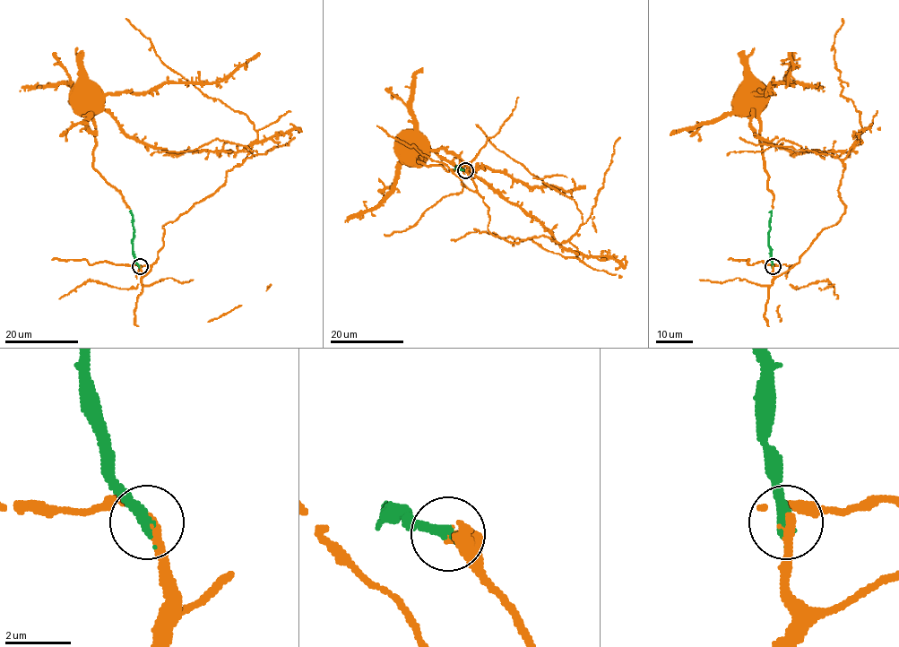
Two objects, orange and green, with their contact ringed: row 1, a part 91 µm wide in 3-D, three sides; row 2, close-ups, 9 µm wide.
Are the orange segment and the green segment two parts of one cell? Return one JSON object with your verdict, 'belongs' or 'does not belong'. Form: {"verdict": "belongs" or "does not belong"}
{"verdict": "belongs"}

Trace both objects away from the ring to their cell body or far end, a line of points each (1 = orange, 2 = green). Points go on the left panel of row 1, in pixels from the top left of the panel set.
1: (139, 267), (143, 276), (157, 261), (162, 227), (211, 196), (252, 147), (167, 152), (82, 94)
2: (139, 267), (132, 245), (133, 230), (130, 211)

